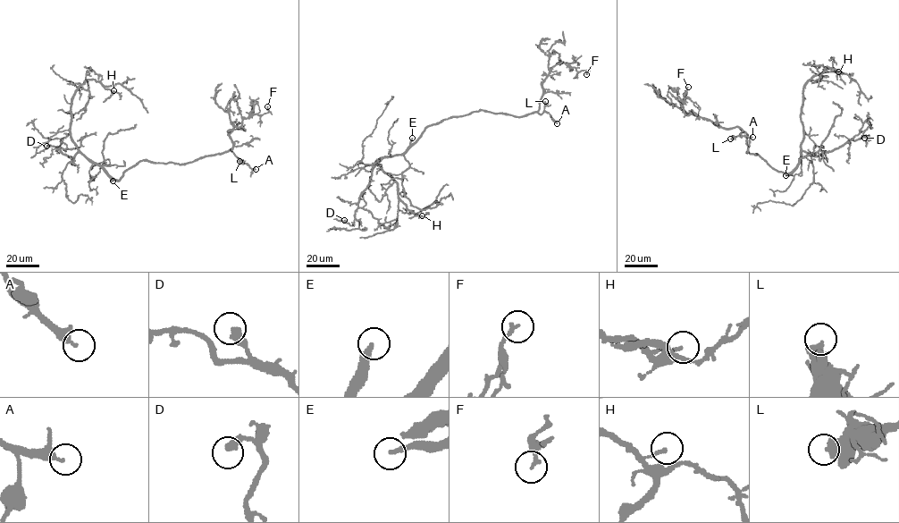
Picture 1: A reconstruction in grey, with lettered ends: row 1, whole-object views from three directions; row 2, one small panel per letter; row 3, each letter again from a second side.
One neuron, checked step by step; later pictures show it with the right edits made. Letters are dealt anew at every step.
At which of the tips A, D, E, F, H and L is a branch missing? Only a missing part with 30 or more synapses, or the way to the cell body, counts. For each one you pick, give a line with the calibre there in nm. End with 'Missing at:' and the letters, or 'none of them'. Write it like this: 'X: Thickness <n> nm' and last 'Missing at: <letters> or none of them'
A: Thickness 260 nm
E: Thickness 260 nm
L: Thickness 500 nm
Missing at: A, E, L

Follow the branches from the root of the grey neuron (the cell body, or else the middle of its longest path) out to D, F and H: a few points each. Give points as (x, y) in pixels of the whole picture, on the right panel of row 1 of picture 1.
D: (777, 171), (787, 174), (791, 172), (802, 151), (819, 156), (849, 140), (869, 135), (864, 138)
F: (777, 171), (759, 155), (747, 152), (747, 135), (740, 128), (726, 129), (685, 114), (682, 106), (688, 87)
H: (777, 171), (789, 173), (801, 160), (804, 86), (826, 69), (838, 71)

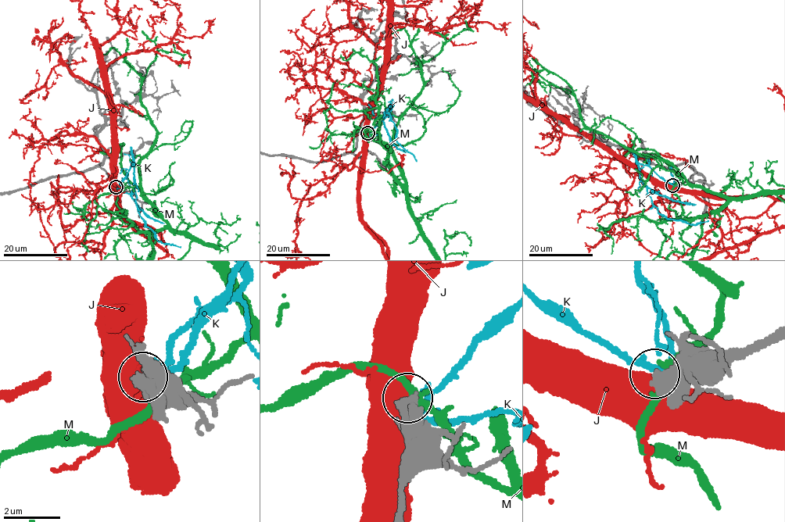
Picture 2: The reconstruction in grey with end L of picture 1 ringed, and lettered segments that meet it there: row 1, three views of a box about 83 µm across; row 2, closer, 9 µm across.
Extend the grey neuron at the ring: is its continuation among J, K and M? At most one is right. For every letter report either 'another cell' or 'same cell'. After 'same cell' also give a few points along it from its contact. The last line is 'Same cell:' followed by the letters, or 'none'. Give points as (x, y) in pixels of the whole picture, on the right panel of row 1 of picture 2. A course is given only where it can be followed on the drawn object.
J: another cell
K: another cell
M: another cell
Same cell: none

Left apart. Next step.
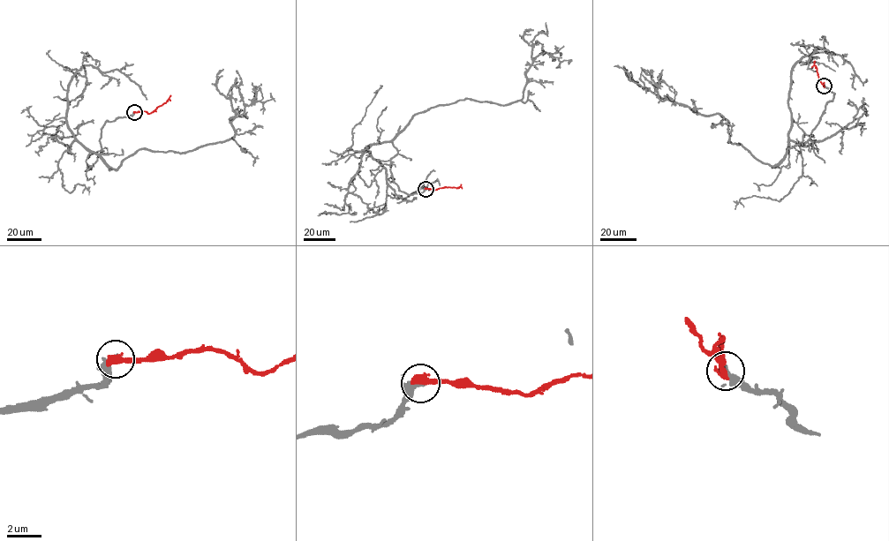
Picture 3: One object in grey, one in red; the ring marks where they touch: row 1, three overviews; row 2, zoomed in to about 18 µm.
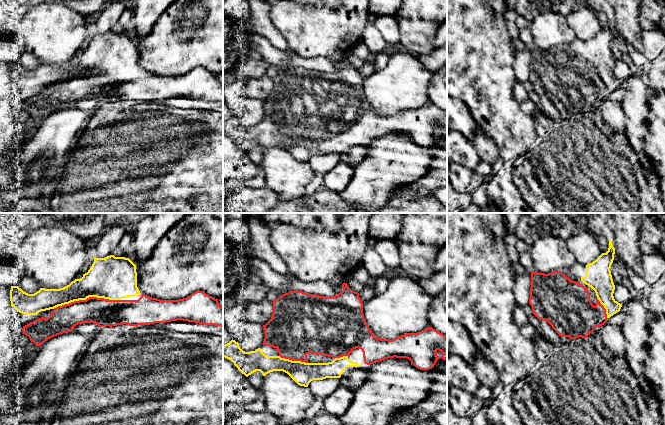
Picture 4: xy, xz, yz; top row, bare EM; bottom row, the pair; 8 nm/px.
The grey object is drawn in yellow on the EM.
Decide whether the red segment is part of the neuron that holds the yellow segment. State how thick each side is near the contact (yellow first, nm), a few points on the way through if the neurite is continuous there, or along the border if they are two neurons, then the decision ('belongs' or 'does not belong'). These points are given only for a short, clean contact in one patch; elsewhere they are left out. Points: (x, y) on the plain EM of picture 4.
280 nm thick on the yellow side, 220 nm on the other; belongs

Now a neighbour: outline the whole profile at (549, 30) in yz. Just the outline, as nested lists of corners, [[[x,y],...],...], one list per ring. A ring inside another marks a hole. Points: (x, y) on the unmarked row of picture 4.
[[[539,10],[529,25],[534,48],[548,50],[569,44],[576,39],[566,17],[551,10]]]

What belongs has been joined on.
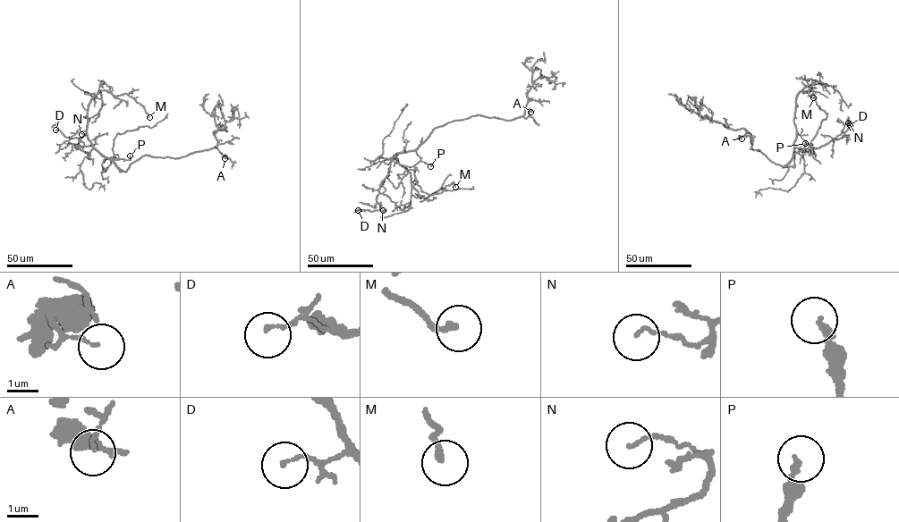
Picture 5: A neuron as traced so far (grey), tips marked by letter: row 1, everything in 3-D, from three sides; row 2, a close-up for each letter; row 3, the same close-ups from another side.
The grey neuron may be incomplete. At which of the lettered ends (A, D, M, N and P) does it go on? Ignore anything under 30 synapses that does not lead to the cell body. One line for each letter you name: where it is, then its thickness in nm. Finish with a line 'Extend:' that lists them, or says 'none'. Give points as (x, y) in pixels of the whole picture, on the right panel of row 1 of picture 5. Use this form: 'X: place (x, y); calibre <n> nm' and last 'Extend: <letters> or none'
P: place (805, 143); calibre 220 nm
Extend: P

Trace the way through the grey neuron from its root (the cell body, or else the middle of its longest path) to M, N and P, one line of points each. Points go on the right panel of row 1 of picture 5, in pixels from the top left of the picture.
M: (776, 164), (784, 165), (793, 155), (796, 98), (805, 88), (823, 83), (815, 79), (808, 91), (813, 97)
N: (776, 164), (786, 164), (795, 147), (809, 151), (840, 138), (849, 128), (848, 122)
P: (776, 164), (786, 164), (793, 153), (804, 148), (805, 143)

